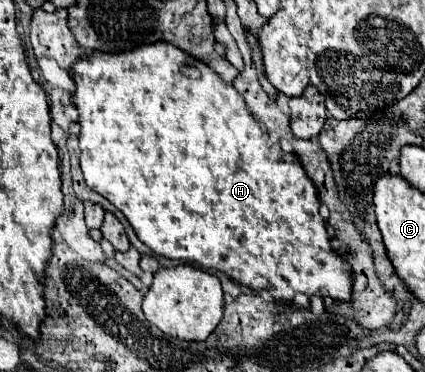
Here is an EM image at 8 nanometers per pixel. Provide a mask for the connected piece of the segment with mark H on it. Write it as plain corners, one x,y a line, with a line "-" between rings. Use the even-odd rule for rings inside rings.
151,43
151,45
141,45
133,51
123,51
123,53
93,53
89,57
79,59
73,65
73,79
77,83
75,91
75,105
79,109
79,147
81,147
81,171
87,181
87,185
107,197
131,223
135,229
137,237
157,255
177,259
183,263
191,263
203,269
213,269
213,271
223,271
229,279
235,283
249,287
253,291
269,291
269,295
277,301
291,303
297,293
307,295
309,299
313,295
327,297
333,301
351,301
353,295
353,271
347,259
339,255
337,249
333,249
331,241
333,237
327,231
327,223
319,215
319,199
317,199
317,189
313,181
307,177
303,165
299,163
295,153
285,153
279,143
269,143
269,133
261,129
261,125
253,119
253,115
247,111
243,97
239,91
235,91
233,85
223,83
215,71
211,71
205,63
199,63
191,59
187,53
179,51
175,45
169,43
-
185,63
193,63
199,71
199,79
189,79
187,75
181,73
181,67

